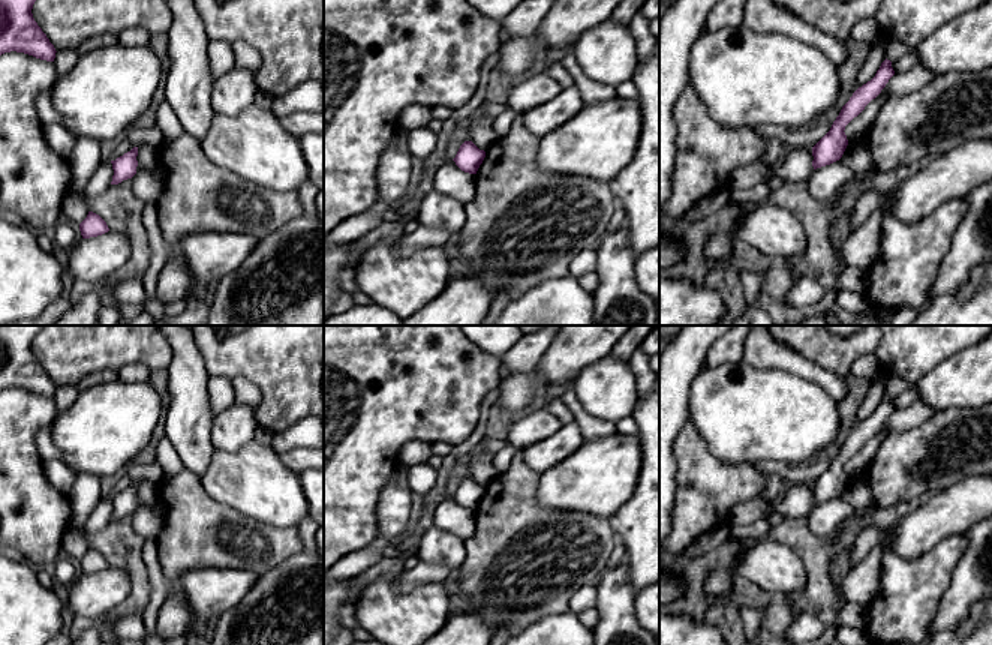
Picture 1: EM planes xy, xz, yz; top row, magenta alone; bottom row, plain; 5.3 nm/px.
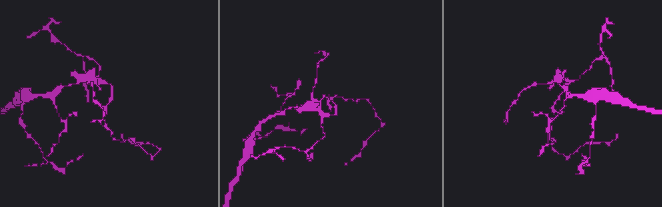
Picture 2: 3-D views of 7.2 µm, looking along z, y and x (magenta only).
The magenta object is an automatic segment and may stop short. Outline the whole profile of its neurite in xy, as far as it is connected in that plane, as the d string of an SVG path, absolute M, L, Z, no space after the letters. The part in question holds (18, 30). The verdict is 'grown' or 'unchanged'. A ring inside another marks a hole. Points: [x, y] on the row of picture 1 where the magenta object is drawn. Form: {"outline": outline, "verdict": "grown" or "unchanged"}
{"outline": "M0 0L0 56L16 51L54 62L57 51L31 14L34 2Z", "verdict": "unchanged"}

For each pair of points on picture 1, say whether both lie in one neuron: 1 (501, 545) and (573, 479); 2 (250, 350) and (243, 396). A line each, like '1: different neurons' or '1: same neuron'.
1: different neurons
2: different neurons

